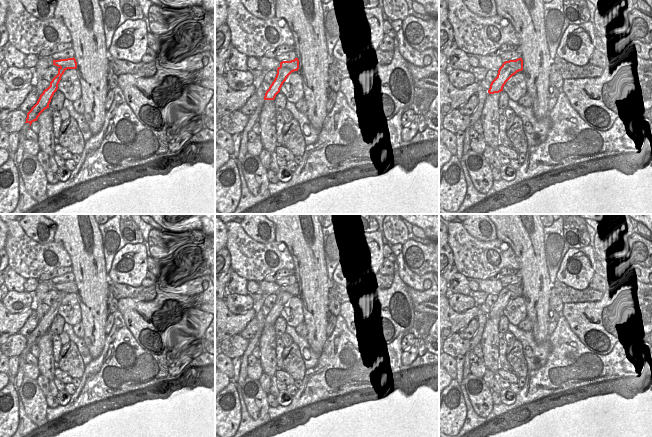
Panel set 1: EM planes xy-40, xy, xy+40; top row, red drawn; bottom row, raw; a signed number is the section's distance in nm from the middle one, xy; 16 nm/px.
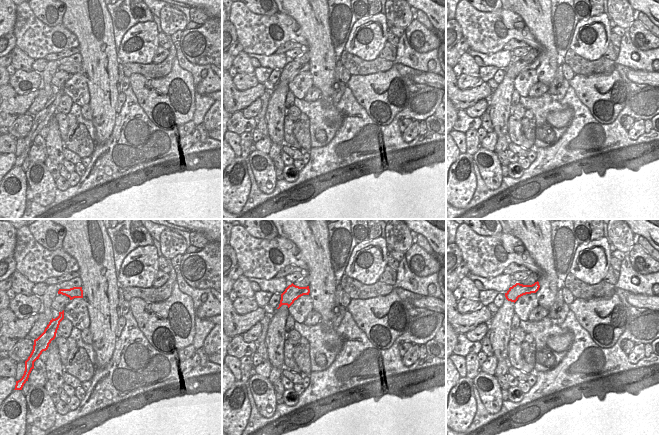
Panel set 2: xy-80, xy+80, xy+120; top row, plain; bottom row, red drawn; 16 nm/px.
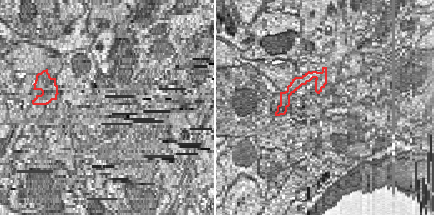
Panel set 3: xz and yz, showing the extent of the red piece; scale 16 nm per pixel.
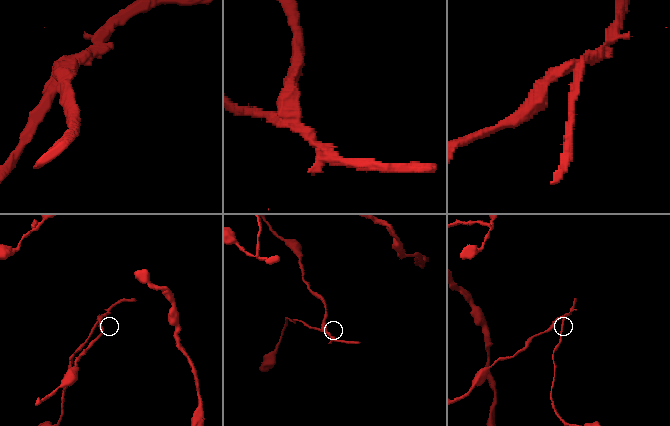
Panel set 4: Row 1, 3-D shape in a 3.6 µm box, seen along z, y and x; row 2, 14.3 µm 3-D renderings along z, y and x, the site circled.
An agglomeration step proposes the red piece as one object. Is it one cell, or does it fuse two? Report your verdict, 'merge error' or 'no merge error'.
merge error

